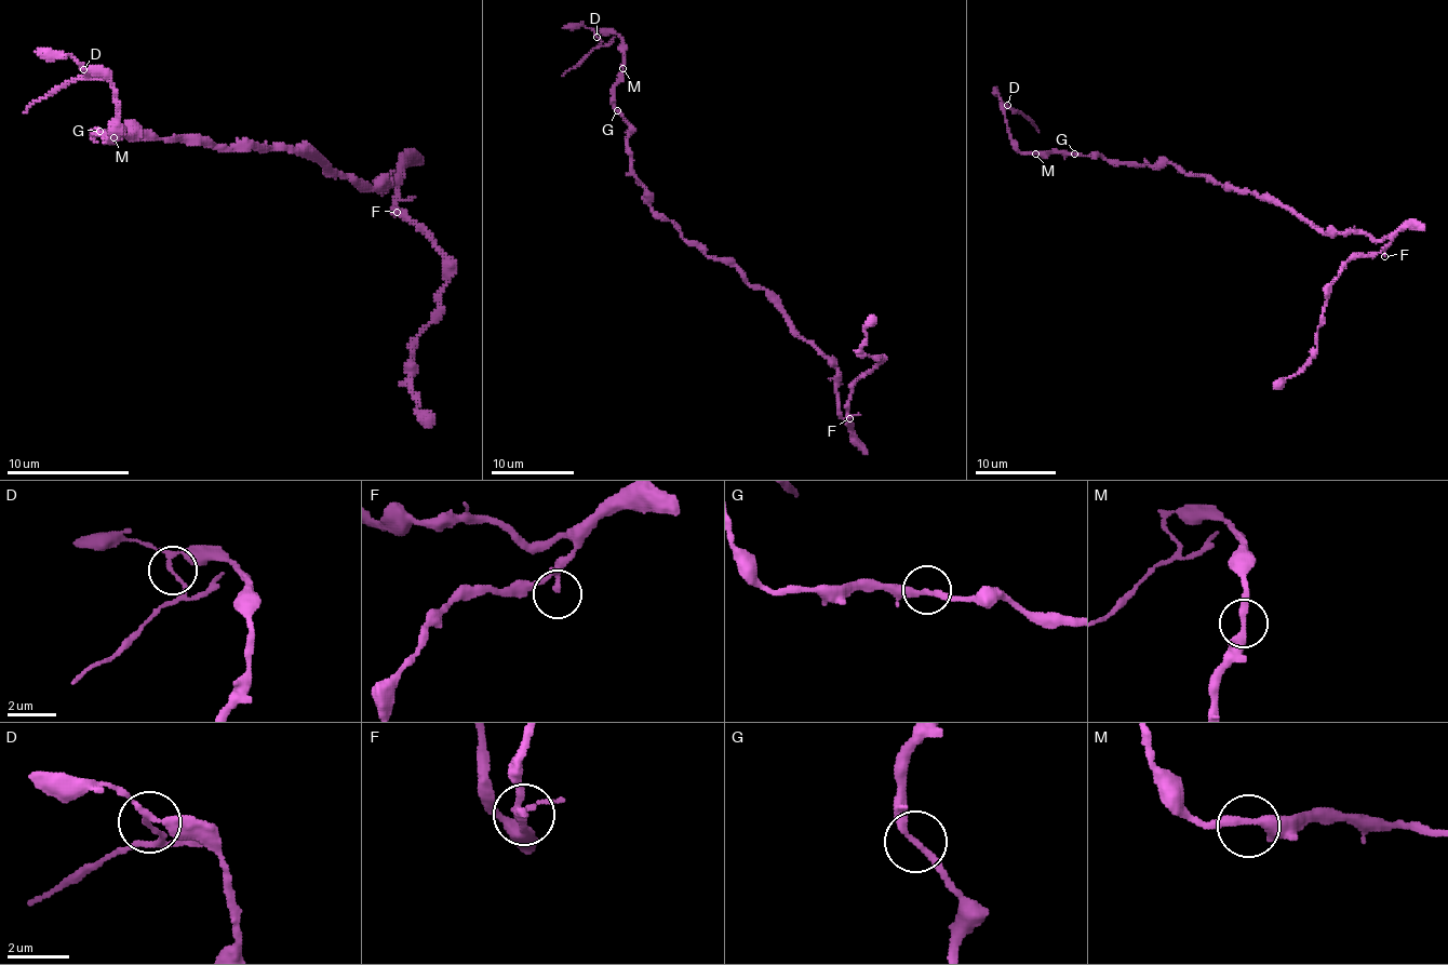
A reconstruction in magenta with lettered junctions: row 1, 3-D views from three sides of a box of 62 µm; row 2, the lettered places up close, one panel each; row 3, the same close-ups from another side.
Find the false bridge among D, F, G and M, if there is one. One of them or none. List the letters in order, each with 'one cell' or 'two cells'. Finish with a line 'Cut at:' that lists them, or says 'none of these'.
D: two cells
F: one cell
G: one cell
M: one cell
Cut at: D

